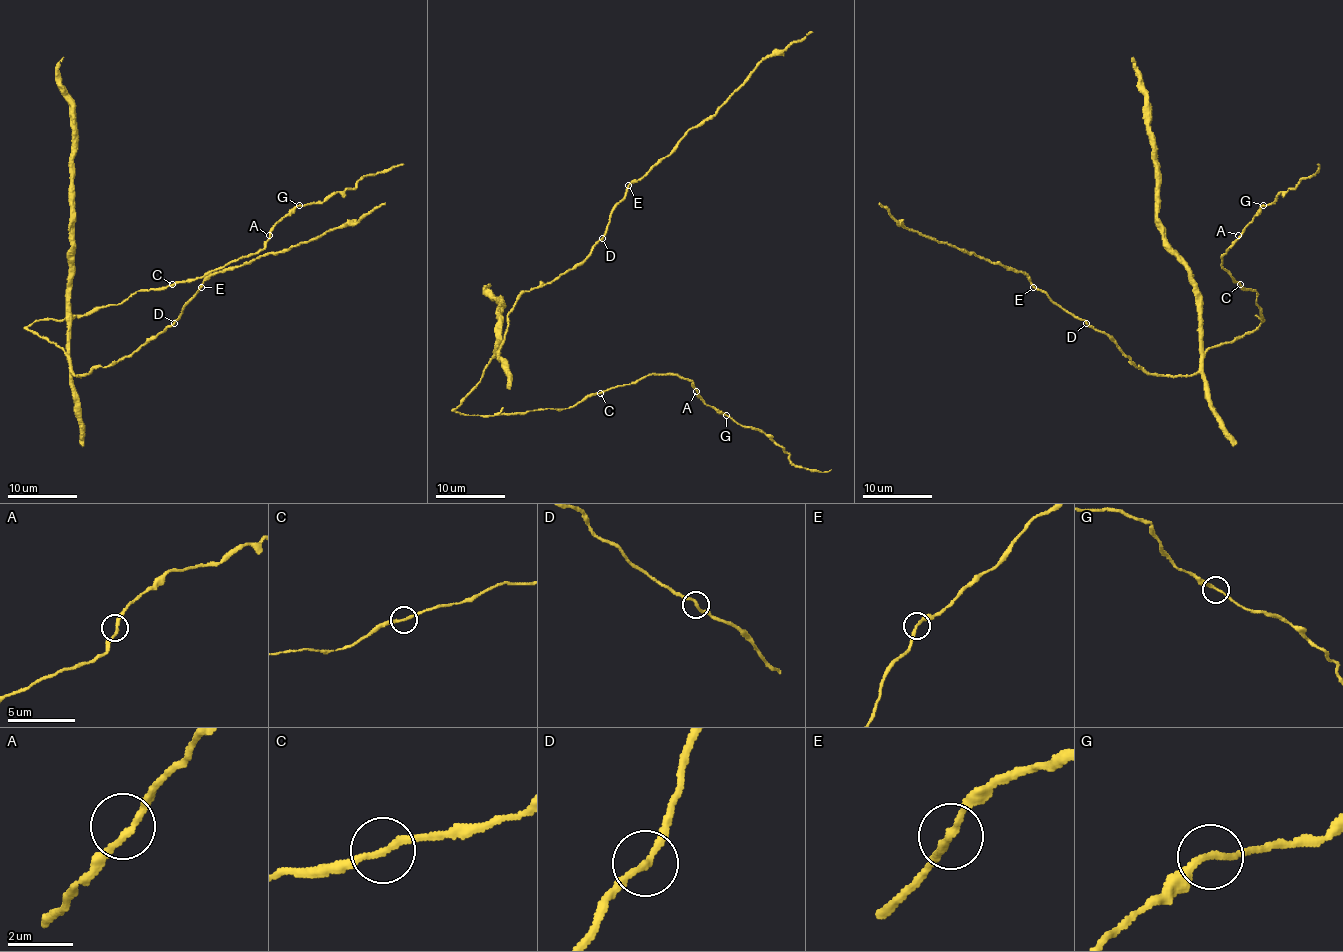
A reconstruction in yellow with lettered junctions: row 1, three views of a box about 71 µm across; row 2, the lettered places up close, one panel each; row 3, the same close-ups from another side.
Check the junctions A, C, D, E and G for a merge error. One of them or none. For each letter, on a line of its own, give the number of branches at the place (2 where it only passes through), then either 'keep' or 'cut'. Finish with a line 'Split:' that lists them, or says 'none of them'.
A: 2 branches meet; keep
C: 2 branches meet; keep
D: 2 branches meet; keep
E: 2 branches meet; keep
G: 2 branches meet; keep
Split: none of them

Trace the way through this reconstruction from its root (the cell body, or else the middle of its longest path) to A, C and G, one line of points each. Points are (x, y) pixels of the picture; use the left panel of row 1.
A: (62, 349), (29, 326), (39, 319), (86, 316), (137, 291), (204, 277), (258, 253), (269, 235)
C: (62, 349), (29, 326), (39, 319), (86, 316), (100, 307), (121, 304), (137, 291), (172, 284)
G: (62, 349), (29, 326), (39, 319), (86, 316), (137, 291), (204, 277), (258, 253), (269, 232), (299, 205)

